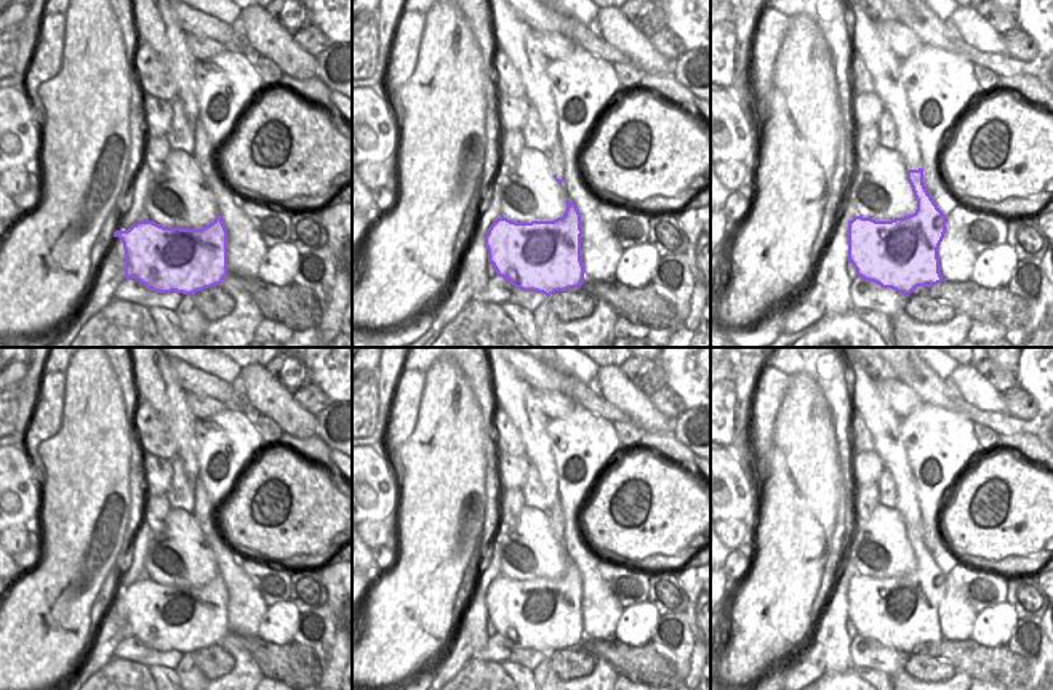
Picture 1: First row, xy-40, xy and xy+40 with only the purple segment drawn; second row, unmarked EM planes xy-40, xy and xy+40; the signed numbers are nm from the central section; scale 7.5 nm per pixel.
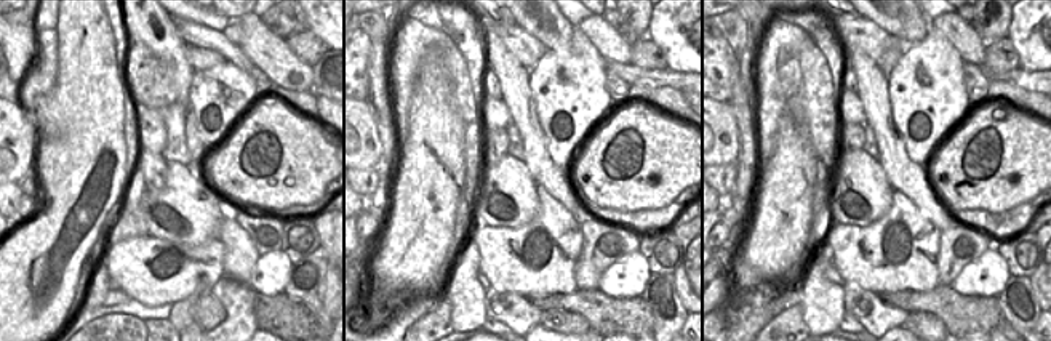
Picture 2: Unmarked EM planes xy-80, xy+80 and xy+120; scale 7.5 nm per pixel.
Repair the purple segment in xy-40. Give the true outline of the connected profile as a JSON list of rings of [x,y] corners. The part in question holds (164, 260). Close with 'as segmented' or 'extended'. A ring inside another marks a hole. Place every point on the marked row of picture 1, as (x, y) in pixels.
[[[222,218],[202,229],[163,227],[154,221],[138,221],[126,231],[115,231],[125,248],[125,279],[136,279],[157,293],[195,295],[218,287],[227,275],[227,229]]]; as segmented

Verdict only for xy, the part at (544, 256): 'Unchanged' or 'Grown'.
Unchanged.

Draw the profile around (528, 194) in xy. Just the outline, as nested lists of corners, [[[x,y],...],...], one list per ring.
[[[525,147],[501,186],[501,216],[515,223],[554,221],[567,210],[546,152]]]

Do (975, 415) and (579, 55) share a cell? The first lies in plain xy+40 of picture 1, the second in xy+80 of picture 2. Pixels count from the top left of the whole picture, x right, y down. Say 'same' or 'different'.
different

